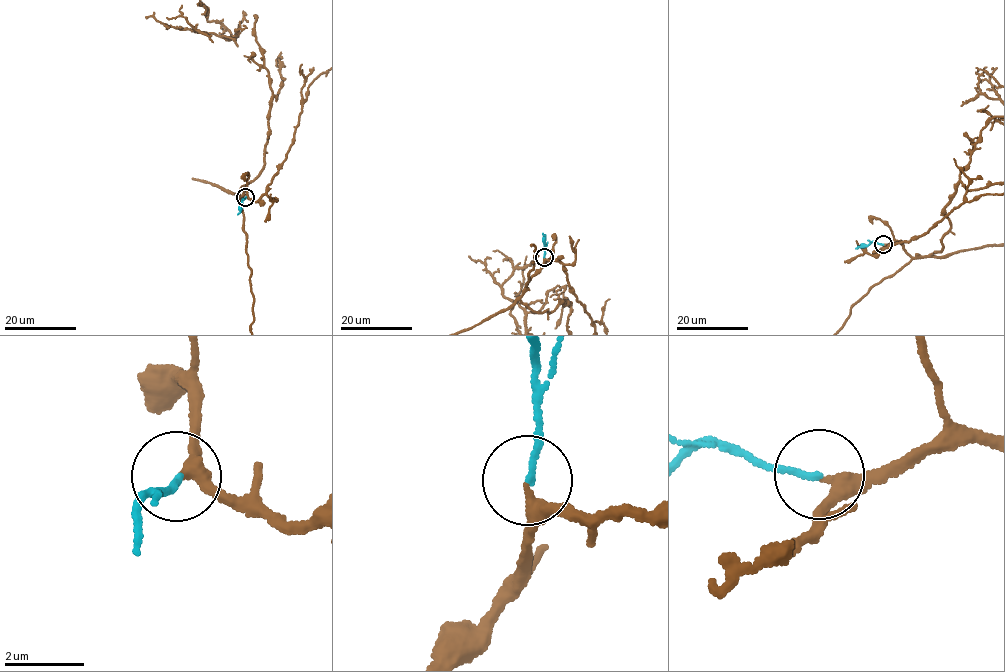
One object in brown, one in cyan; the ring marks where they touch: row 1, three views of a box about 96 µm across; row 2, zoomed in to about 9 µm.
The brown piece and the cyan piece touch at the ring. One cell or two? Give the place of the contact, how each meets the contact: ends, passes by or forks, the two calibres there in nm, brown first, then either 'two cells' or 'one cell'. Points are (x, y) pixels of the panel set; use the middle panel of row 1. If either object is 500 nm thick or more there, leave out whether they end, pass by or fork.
(544, 257) | brown passes by | cyan ends | 240/140 nm | one cell

